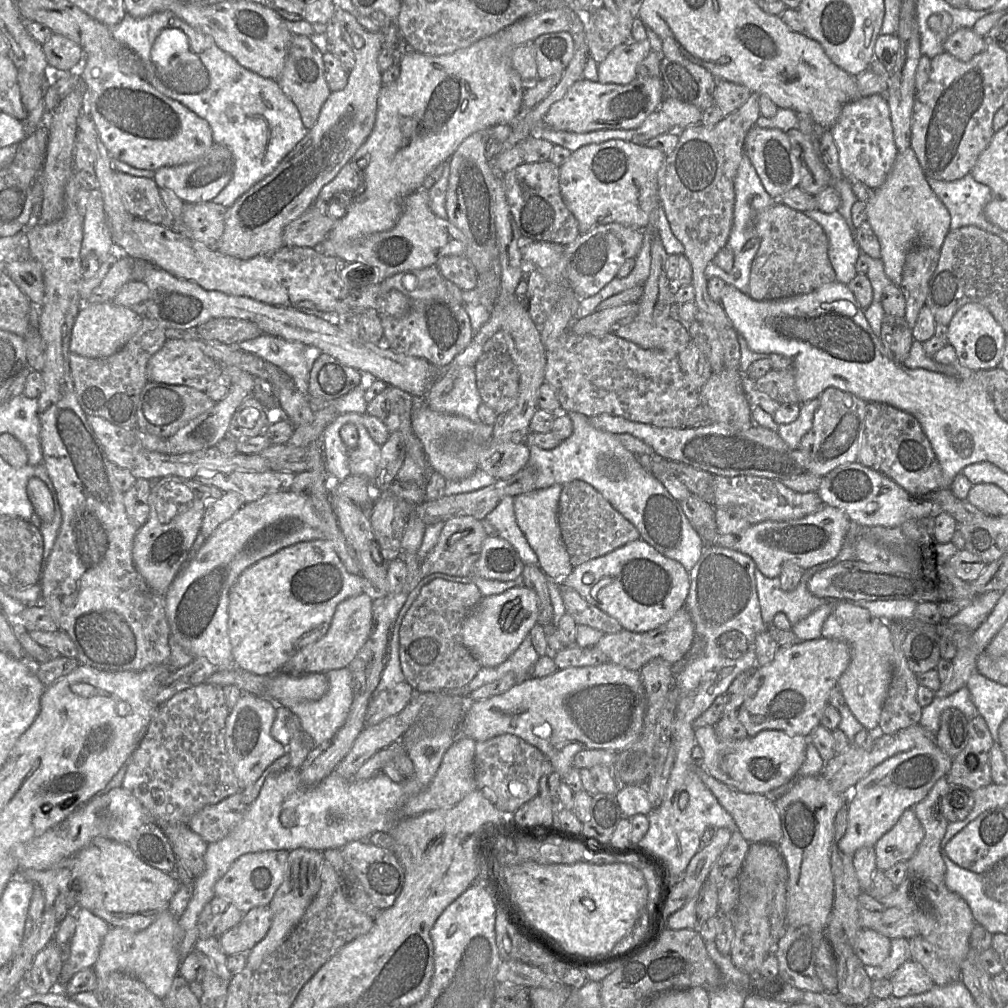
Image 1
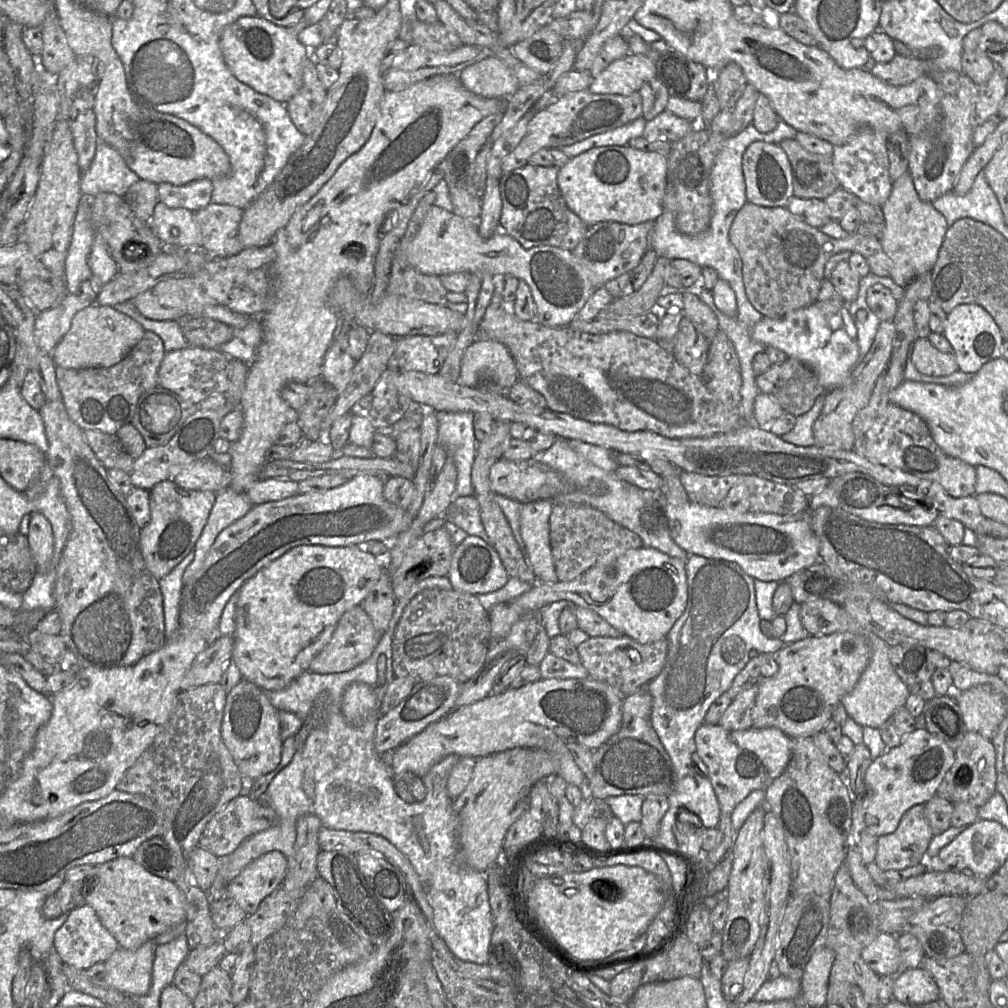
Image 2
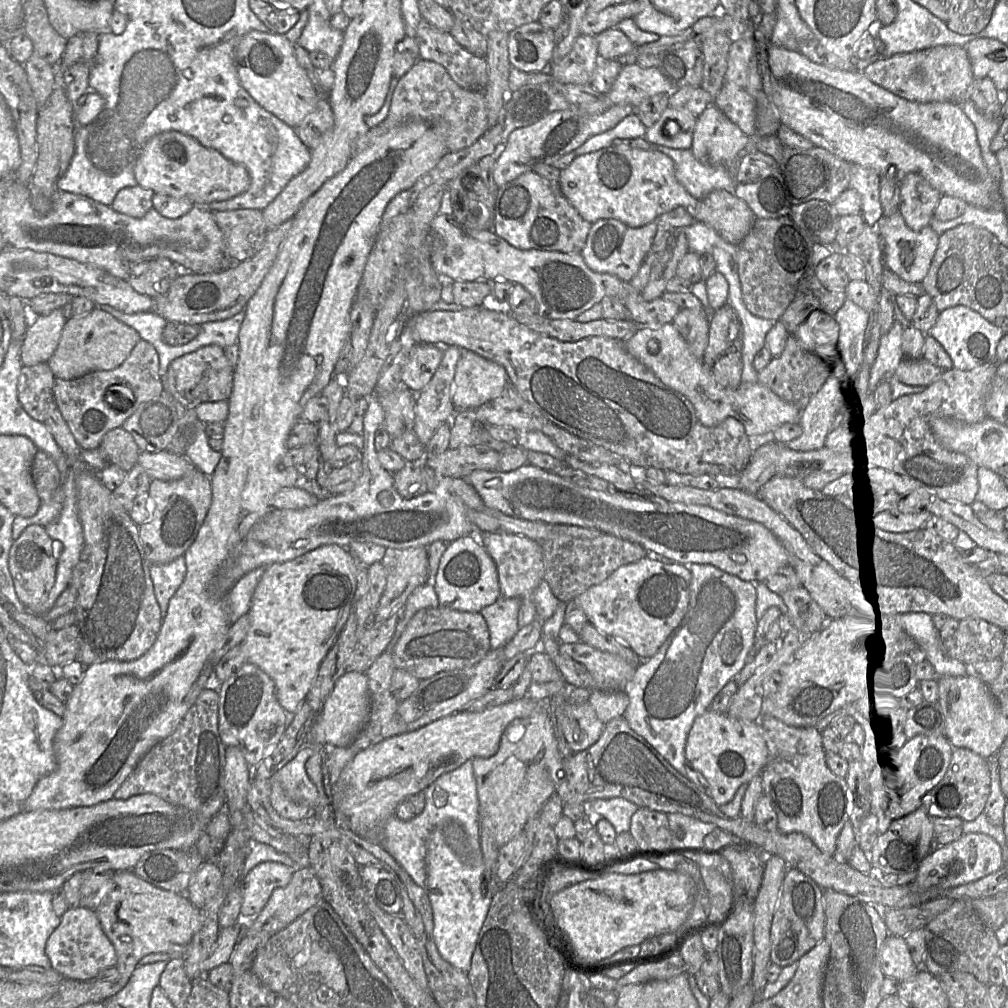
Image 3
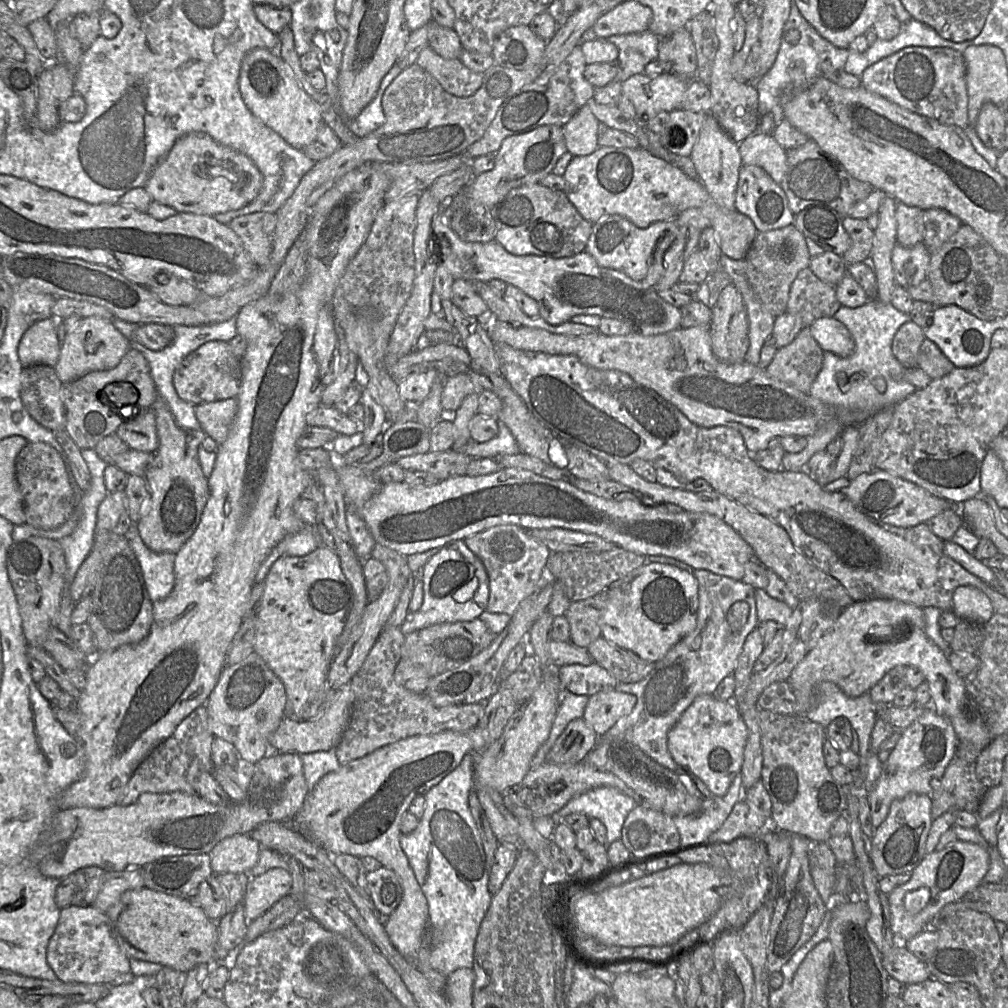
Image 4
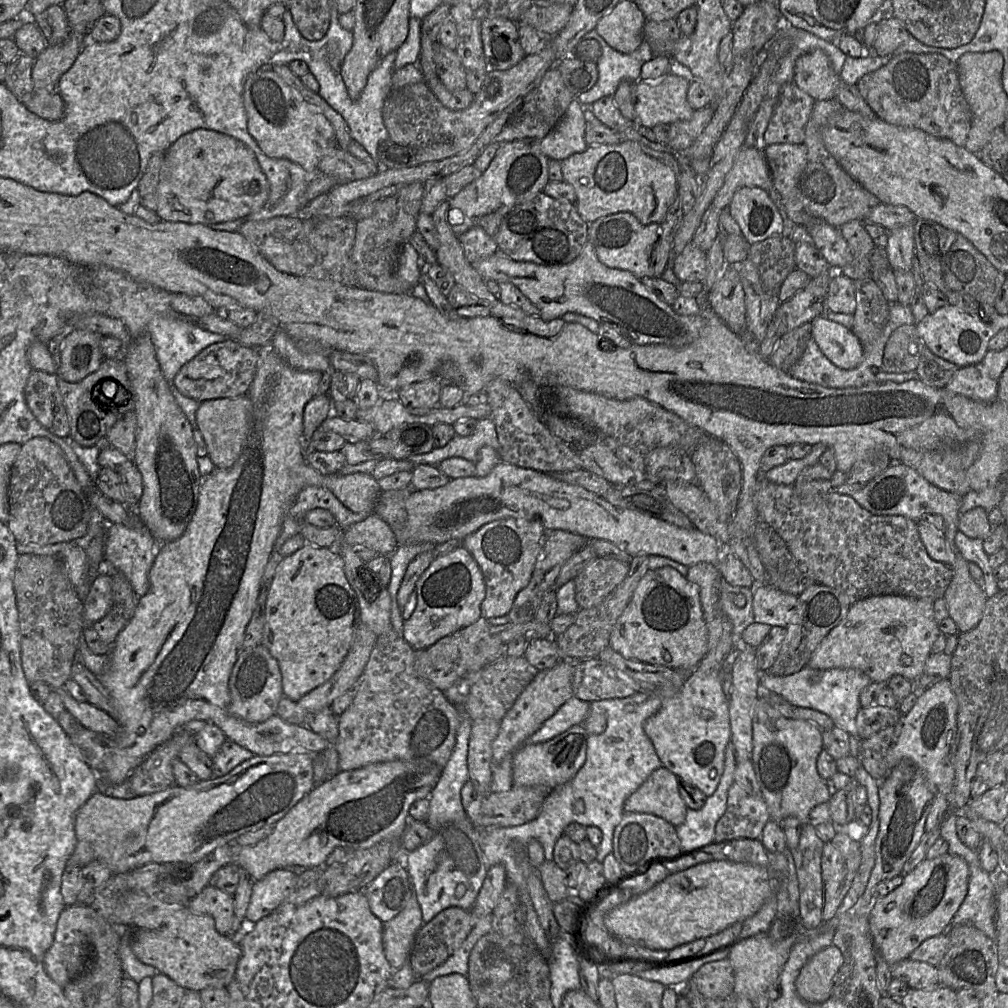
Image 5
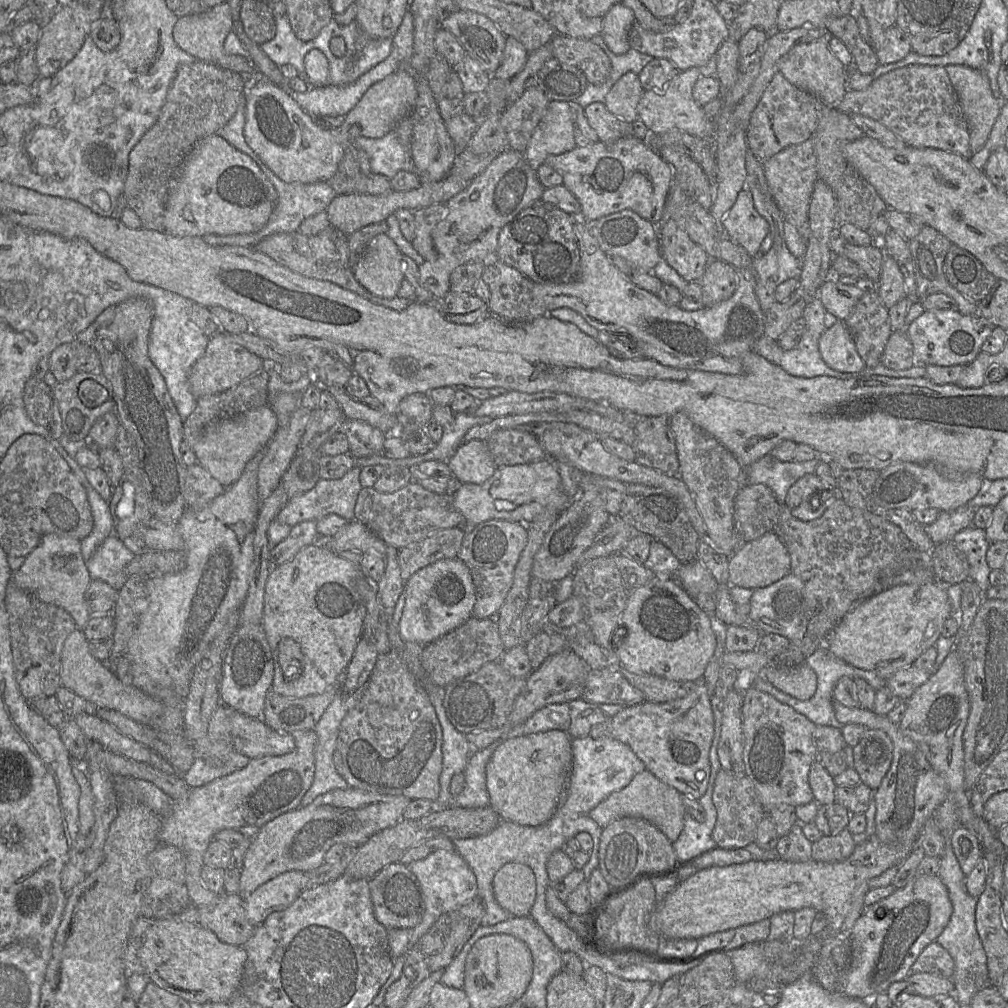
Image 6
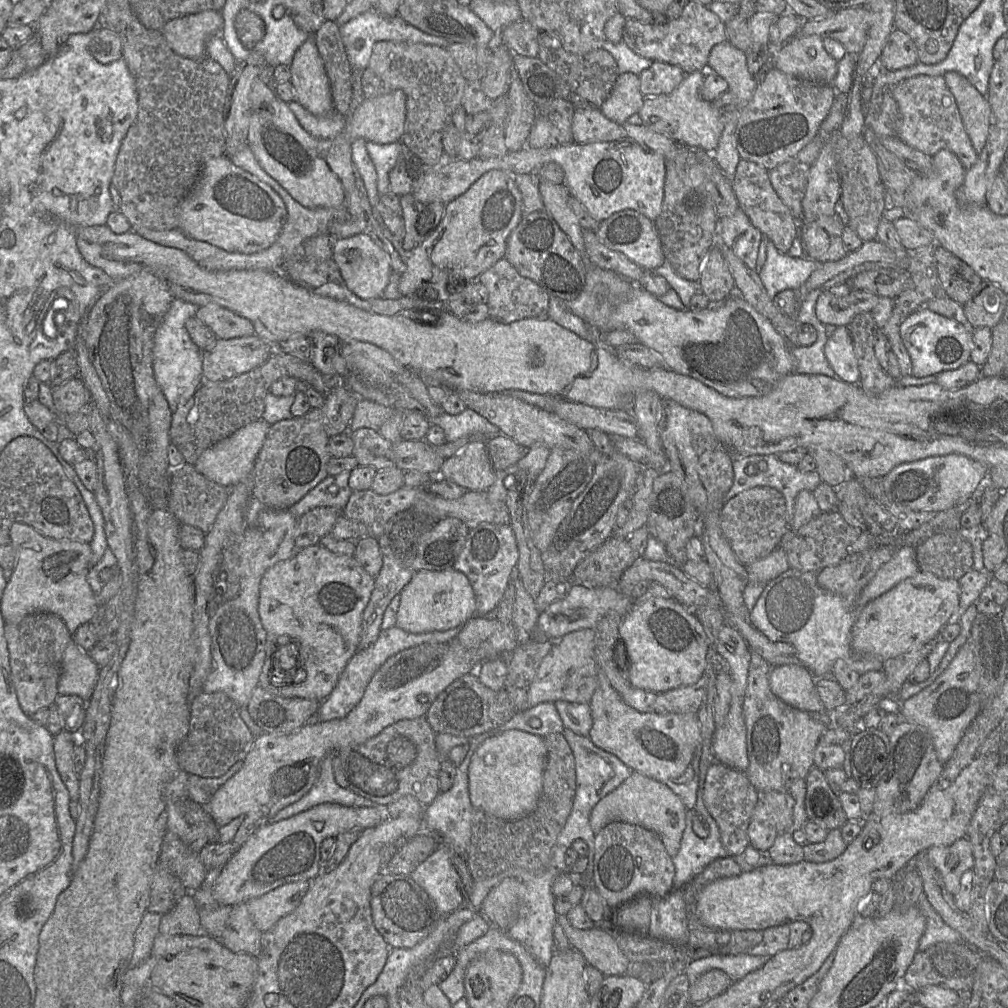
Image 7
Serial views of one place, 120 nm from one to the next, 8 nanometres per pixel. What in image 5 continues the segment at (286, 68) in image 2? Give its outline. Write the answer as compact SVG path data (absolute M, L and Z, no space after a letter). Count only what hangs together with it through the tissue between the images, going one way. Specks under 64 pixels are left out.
M262 66L247 79L243 101L247 114L247 126L260 149L271 158L287 159L306 171L318 169L320 160L338 146L335 131L327 118L314 106L302 100L273 70Z

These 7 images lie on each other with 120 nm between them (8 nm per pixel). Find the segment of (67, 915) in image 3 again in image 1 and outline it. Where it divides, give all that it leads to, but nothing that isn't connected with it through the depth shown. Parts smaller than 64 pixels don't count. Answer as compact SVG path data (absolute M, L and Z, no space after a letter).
M78 908L73 914L76 918L76 929L70 941L70 957L64 962L59 981L54 985L53 989L56 989L58 983L66 986L76 973L87 968L94 968L99 957L102 942L110 929L109 924L105 920L85 908Z

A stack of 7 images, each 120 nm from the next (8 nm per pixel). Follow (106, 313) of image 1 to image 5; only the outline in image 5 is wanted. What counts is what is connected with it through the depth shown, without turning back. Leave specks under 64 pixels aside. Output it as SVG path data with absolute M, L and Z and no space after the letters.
M74 329L60 343L57 376L76 383L96 371L104 361L100 342L103 336L89 330Z

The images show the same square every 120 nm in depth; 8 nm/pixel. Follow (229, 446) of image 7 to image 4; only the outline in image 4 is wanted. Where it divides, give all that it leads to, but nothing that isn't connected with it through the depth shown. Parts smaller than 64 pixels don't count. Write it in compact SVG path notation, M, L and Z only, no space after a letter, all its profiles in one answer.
M237 397L203 403L194 407L201 430L218 445L227 439L237 411Z

